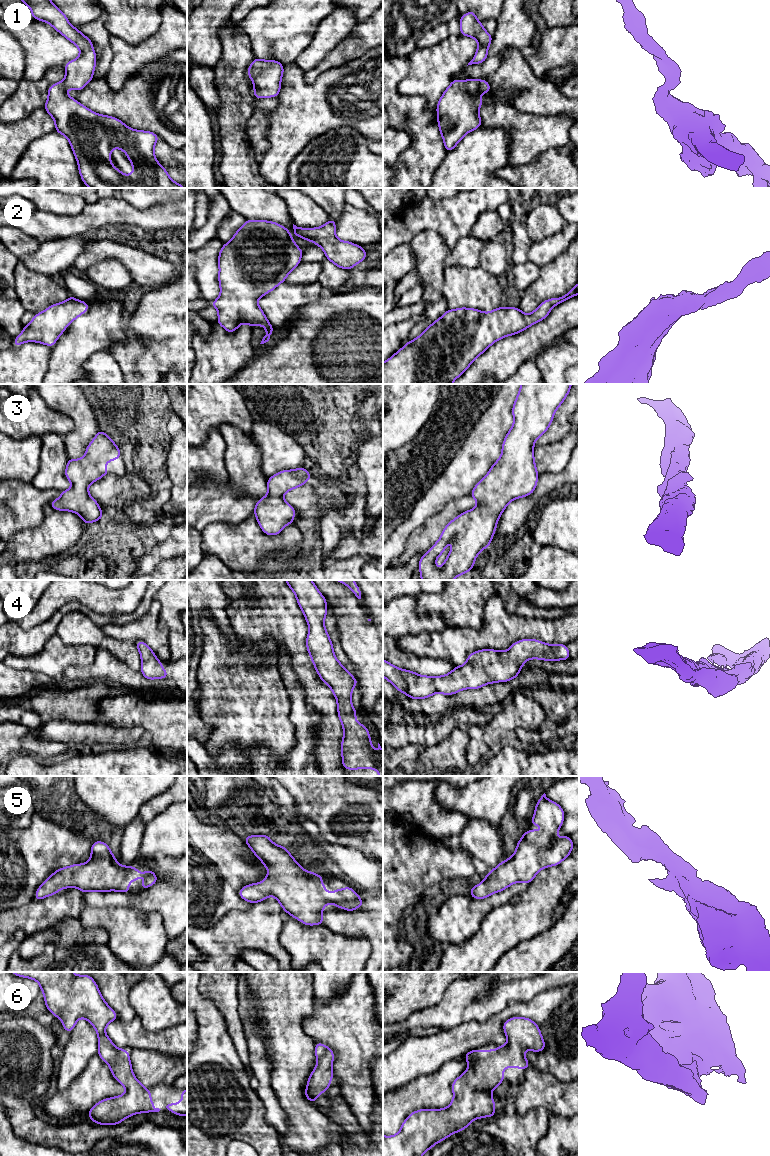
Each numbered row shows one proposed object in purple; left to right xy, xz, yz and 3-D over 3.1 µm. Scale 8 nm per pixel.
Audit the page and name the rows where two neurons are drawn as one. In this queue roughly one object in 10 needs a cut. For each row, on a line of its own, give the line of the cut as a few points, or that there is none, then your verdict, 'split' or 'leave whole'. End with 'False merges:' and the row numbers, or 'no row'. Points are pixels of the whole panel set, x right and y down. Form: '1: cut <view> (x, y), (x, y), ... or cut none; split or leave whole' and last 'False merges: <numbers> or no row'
1: cut none; leave whole
2: cut none; leave whole
3: cut none; leave whole
4: cut none; leave whole
5: cut none; leave whole
6: cut none; leave whole
False merges: no row

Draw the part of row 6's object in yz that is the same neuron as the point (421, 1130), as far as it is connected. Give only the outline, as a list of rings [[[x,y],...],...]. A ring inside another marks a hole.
[[[512,1017],[503,1023],[507,1037],[505,1046],[499,1045],[496,1050],[471,1050],[464,1055],[469,1064],[468,1069],[452,1085],[453,1101],[445,1109],[420,1109],[411,1112],[403,1121],[400,1131],[393,1136],[383,1135],[383,1156],[423,1156],[435,1144],[460,1132],[470,1123],[483,1117],[495,1117],[495,1101],[491,1091],[504,1081],[503,1068],[522,1068],[530,1066],[524,1057],[524,1050],[541,1052],[546,1049],[539,1026],[529,1018]]]

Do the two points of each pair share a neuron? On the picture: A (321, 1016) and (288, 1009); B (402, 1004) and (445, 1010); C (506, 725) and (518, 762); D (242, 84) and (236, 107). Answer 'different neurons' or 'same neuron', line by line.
A: different neurons
B: different neurons
C: different neurons
D: same neuron

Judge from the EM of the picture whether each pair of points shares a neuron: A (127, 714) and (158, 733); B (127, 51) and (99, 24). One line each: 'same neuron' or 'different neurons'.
A: same neuron
B: different neurons

